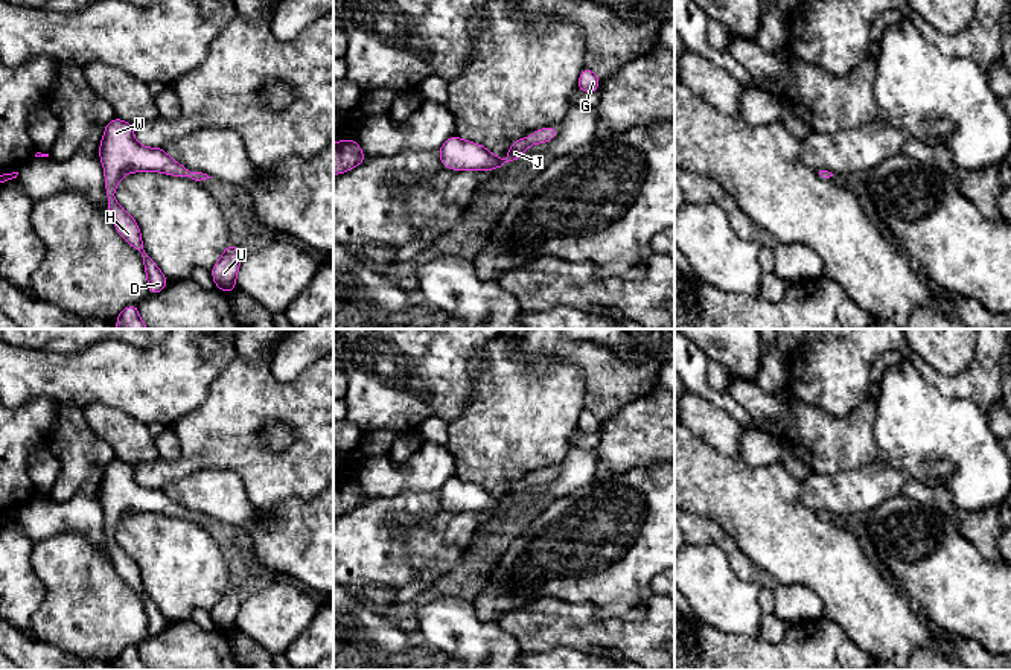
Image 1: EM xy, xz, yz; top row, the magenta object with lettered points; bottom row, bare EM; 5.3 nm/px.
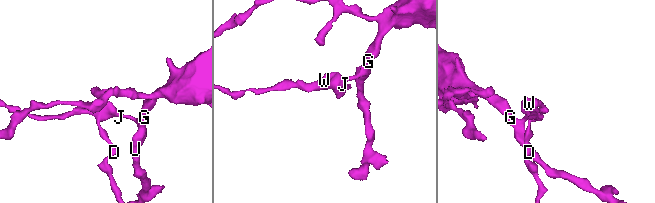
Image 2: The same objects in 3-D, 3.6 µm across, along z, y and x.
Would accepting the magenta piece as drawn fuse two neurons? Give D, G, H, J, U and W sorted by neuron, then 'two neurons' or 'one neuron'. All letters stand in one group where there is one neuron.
D G H J U W; one neuron

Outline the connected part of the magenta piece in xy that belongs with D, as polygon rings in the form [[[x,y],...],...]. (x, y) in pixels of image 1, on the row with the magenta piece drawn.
[[[119,117],[105,125],[104,139],[99,145],[99,158],[104,164],[107,204],[114,227],[140,253],[148,276],[149,295],[158,294],[166,288],[169,280],[146,253],[136,219],[117,204],[114,190],[122,177],[131,172],[152,171],[195,181],[212,177],[203,172],[190,172],[181,163],[174,161],[163,148],[139,145],[134,139],[134,125]]]

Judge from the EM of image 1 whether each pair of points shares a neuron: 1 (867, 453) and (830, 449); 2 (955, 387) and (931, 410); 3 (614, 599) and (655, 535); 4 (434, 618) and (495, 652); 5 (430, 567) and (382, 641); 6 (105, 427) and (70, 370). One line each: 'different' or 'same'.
1: same
2: different
3: same
4: same
5: different
6: different

